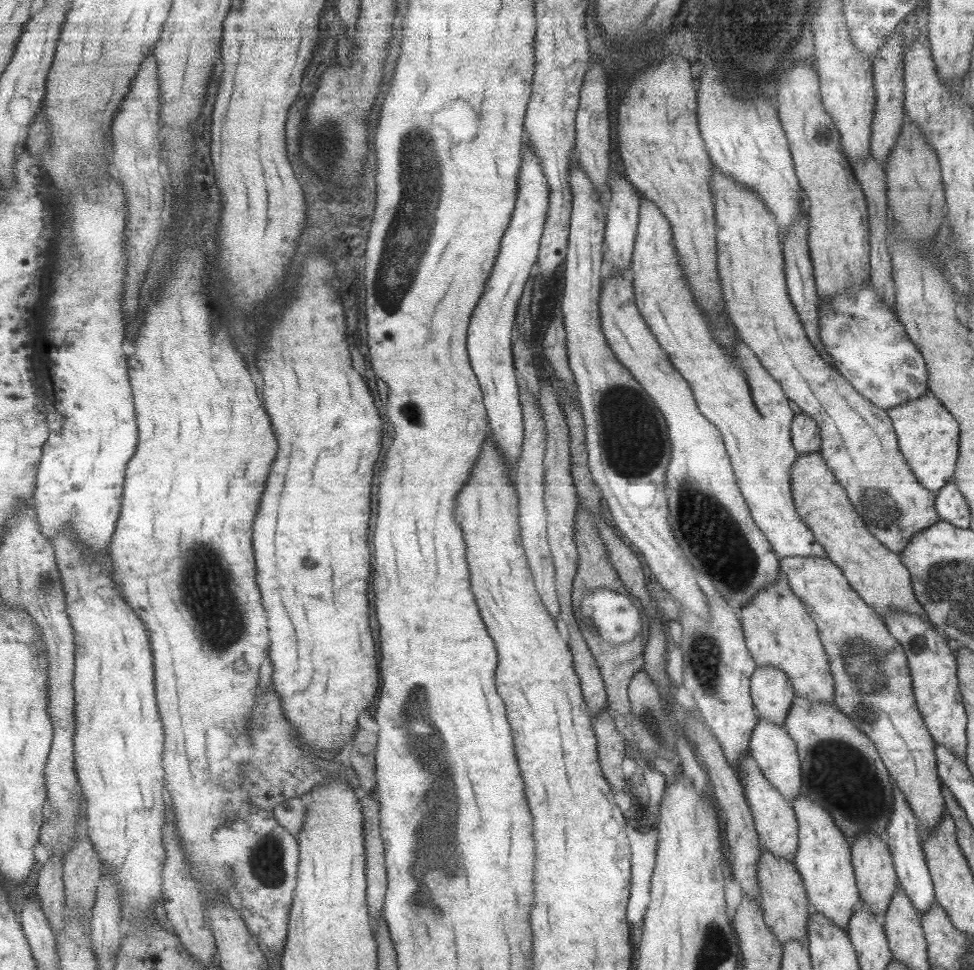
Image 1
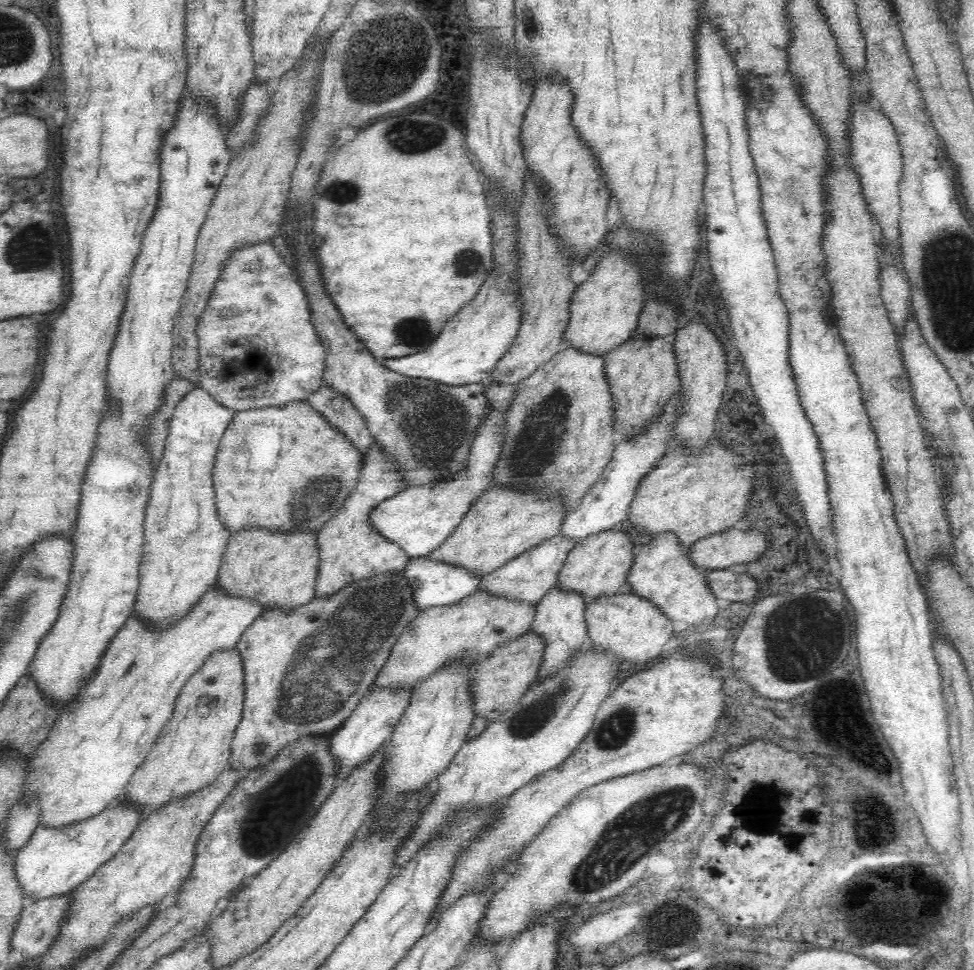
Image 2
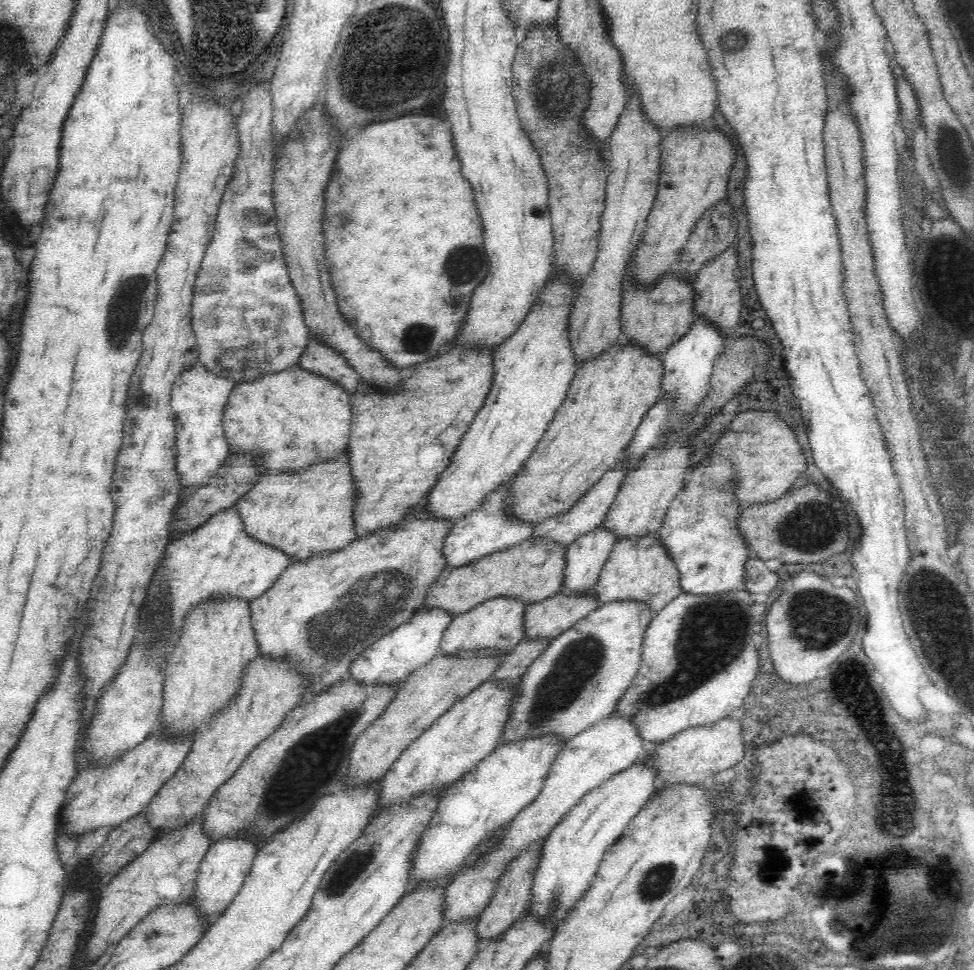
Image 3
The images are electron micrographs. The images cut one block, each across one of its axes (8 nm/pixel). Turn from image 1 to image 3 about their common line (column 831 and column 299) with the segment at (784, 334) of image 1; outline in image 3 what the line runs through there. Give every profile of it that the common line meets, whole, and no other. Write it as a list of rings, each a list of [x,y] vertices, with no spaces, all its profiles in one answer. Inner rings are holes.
[[[299,366],[276,374],[266,374],[264,378],[258,378],[258,382],[242,382],[232,389],[222,417],[222,432],[229,454],[241,452],[248,458],[259,460],[261,476],[302,472],[318,462],[334,460],[349,448],[352,420],[350,397],[333,382],[323,376],[310,374]]]

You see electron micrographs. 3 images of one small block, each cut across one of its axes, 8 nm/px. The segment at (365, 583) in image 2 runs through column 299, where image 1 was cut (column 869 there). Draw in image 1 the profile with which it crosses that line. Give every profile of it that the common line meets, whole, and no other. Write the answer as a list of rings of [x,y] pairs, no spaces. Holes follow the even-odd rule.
[[[779,558],[779,566],[780,572],[787,578],[789,589],[801,600],[807,614],[816,624],[820,643],[829,662],[829,672],[833,677],[832,704],[848,716],[857,730],[873,742],[892,780],[893,806],[887,820],[887,828],[884,830],[884,841],[891,854],[899,889],[903,890],[903,894],[920,914],[923,910],[931,908],[931,902],[936,902],[927,863],[921,850],[921,832],[935,830],[946,806],[941,794],[943,784],[939,780],[935,764],[935,742],[917,710],[905,652],[899,642],[889,634],[879,614],[875,614],[875,611],[849,587],[841,569],[827,558]]]

